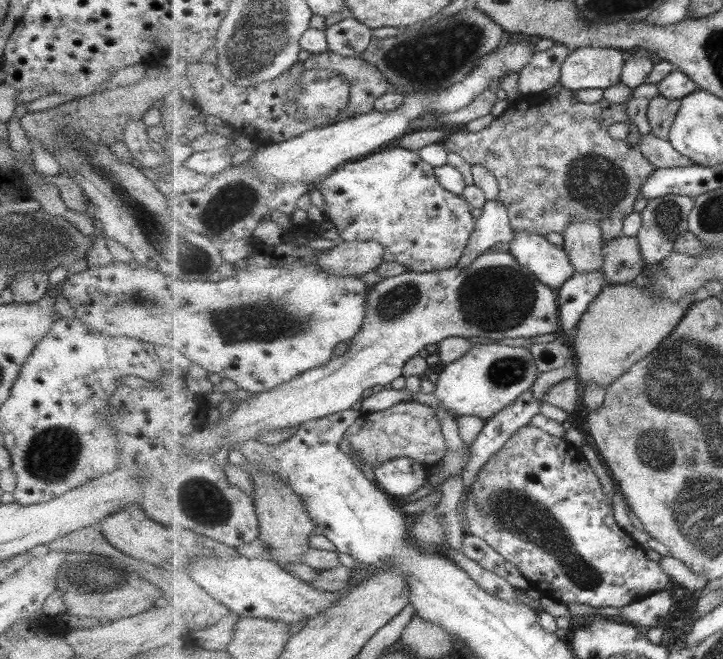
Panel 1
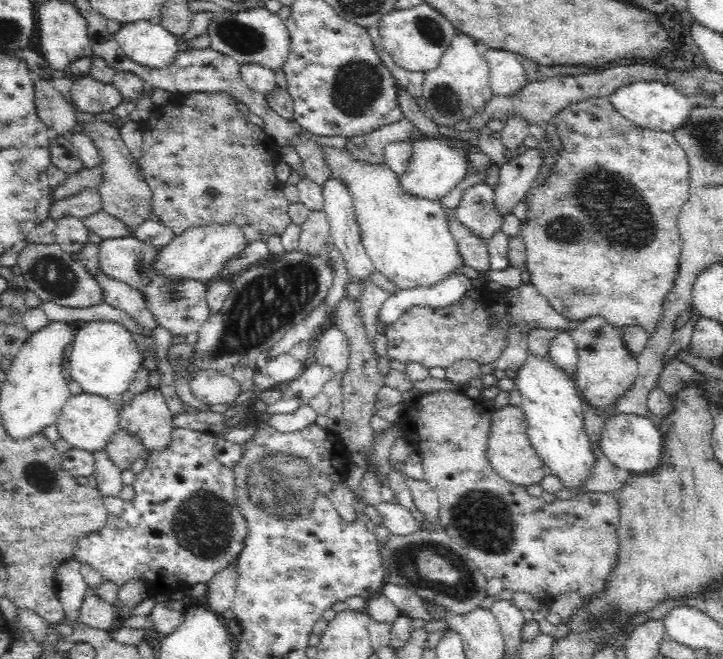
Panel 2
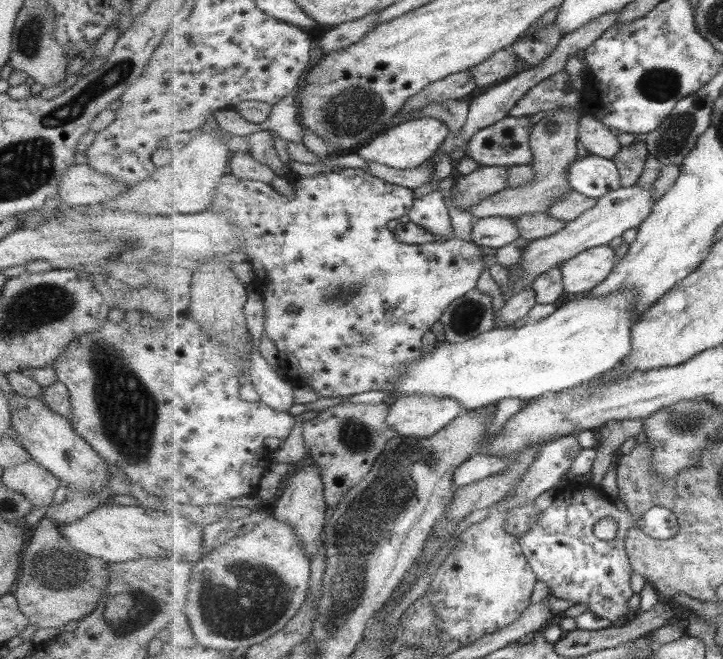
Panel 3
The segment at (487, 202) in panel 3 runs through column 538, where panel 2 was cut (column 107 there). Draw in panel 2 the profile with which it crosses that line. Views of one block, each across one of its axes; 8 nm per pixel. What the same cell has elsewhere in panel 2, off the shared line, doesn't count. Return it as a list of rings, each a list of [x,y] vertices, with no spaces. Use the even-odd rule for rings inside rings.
[[[96,119],[90,122],[82,121],[82,124],[83,132],[94,140],[95,147],[100,151],[99,167],[104,171],[104,180],[97,187],[101,196],[101,209],[108,215],[118,218],[124,225],[137,228],[144,220],[152,218],[151,190],[138,169],[139,164],[134,161],[134,157],[120,137],[120,132],[115,129],[116,122],[102,122]]]

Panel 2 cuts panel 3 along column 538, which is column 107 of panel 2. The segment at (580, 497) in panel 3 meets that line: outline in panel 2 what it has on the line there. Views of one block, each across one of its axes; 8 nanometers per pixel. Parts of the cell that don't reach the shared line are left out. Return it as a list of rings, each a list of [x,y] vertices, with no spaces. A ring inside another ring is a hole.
[[[173,428],[170,446],[160,454],[145,458],[144,468],[135,474],[134,498],[124,501],[124,515],[114,518],[109,514],[98,532],[78,542],[73,558],[92,565],[106,580],[120,586],[131,578],[138,578],[148,583],[152,595],[168,596],[178,591],[187,592],[195,584],[207,584],[219,570],[236,561],[248,536],[248,525],[236,496],[234,469],[219,463],[214,456],[217,437],[188,428]]]

